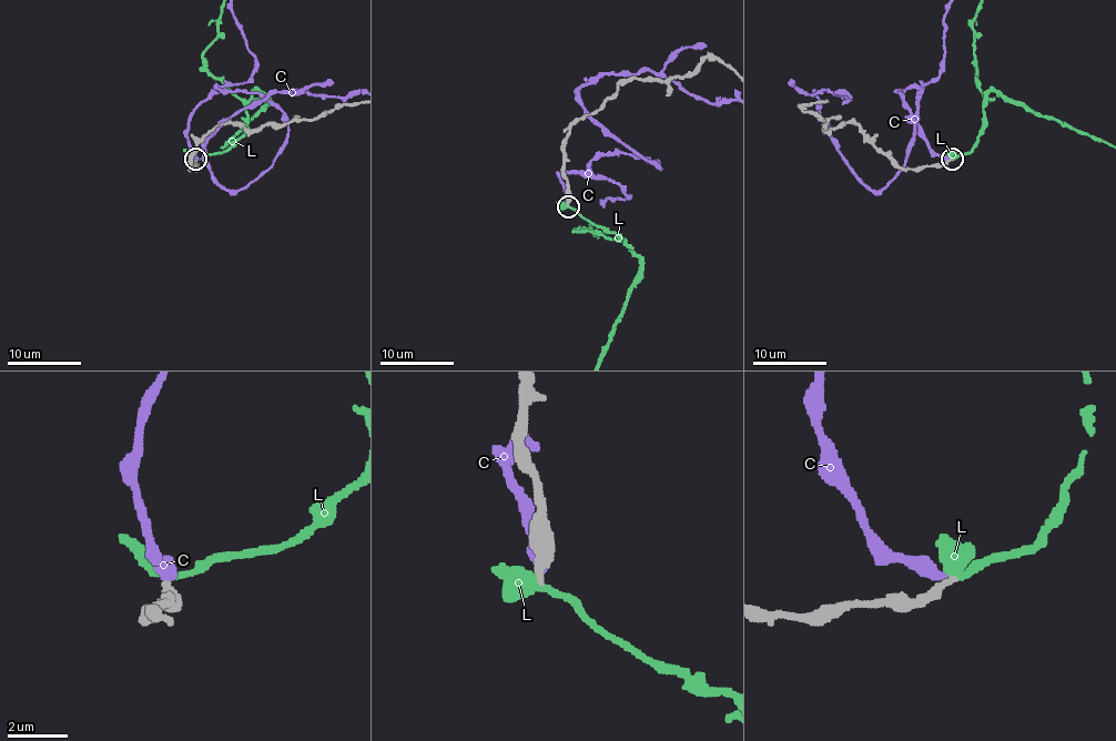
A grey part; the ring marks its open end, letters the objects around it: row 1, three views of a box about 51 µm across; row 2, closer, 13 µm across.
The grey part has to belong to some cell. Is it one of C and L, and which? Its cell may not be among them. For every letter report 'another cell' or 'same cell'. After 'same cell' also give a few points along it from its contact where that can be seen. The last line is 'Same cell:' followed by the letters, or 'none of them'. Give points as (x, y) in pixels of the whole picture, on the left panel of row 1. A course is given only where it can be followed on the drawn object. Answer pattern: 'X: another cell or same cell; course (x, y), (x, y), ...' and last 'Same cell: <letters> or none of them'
C: another cell
L: same cell
Same cell: L

